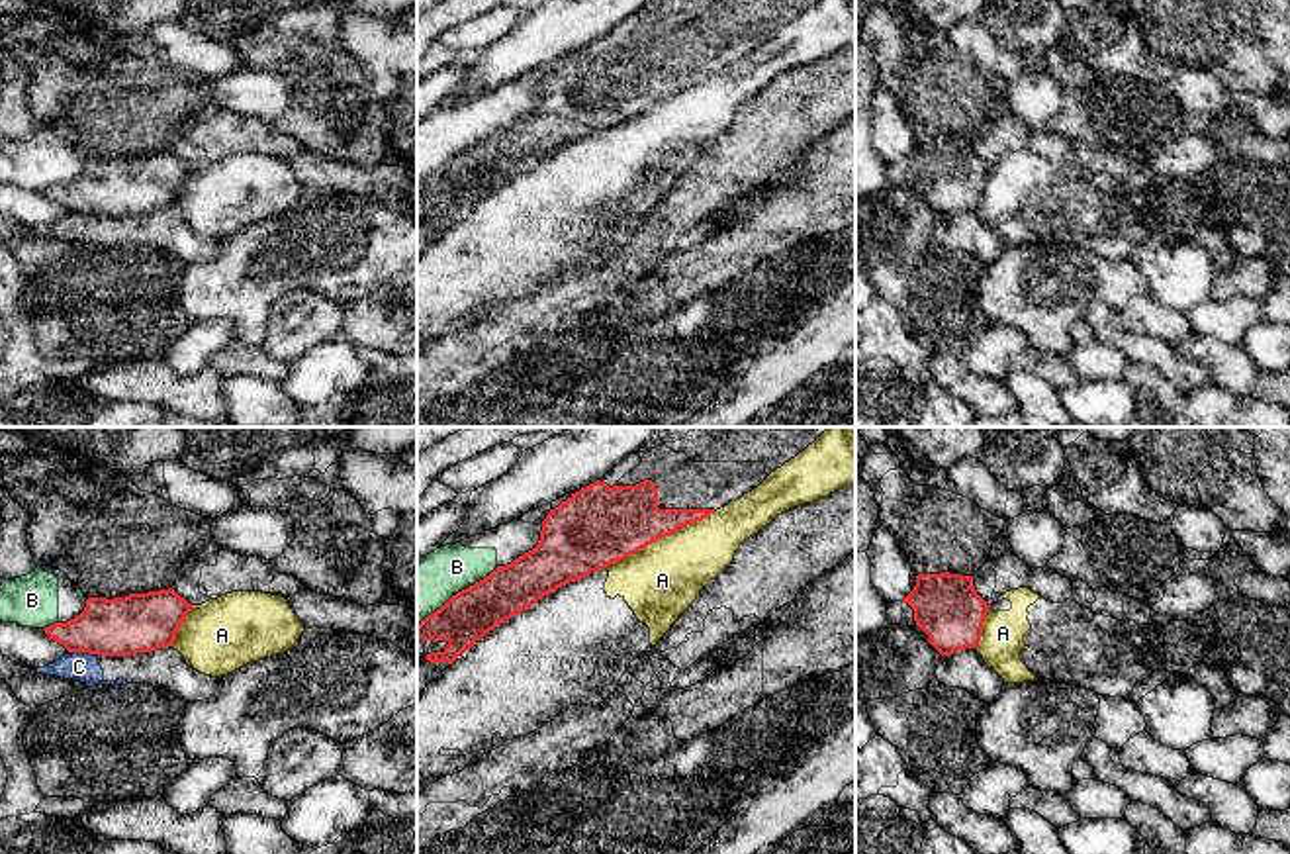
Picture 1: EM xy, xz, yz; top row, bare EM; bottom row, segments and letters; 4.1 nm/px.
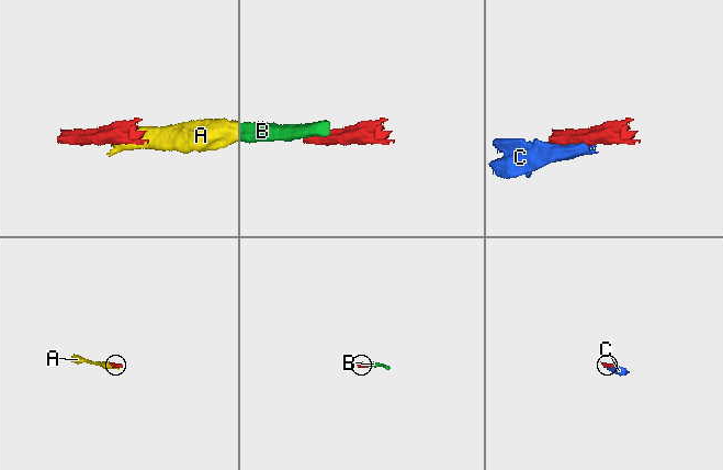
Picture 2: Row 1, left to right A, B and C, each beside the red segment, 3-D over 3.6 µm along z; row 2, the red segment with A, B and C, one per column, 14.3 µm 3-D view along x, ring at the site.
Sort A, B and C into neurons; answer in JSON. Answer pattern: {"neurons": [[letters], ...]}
{"neurons": [["A"], ["B"], ["C"]]}

